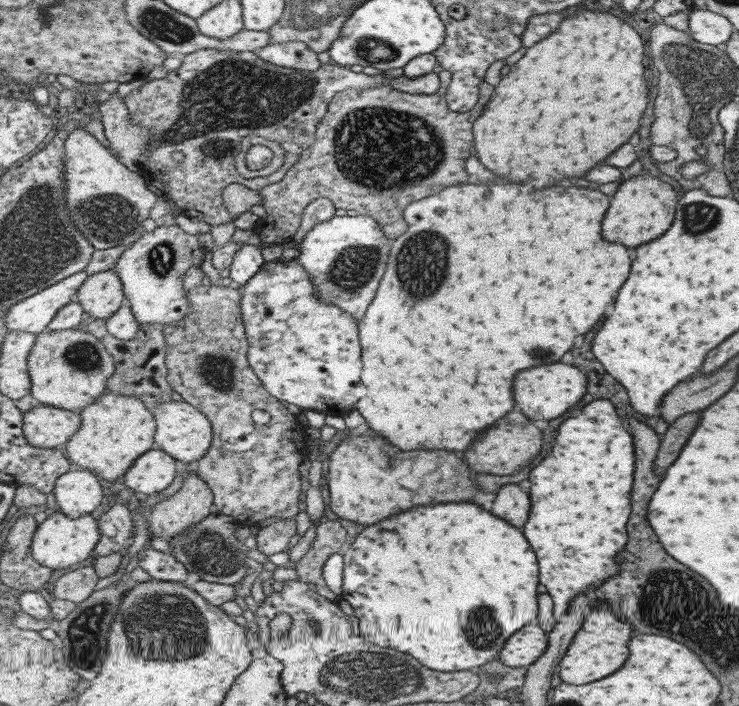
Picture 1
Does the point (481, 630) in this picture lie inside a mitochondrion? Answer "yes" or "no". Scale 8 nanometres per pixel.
yes

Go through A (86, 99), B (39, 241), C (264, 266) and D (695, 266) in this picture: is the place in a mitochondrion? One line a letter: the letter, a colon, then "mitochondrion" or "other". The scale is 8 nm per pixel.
A: other
B: mitochondrion
C: other
D: other

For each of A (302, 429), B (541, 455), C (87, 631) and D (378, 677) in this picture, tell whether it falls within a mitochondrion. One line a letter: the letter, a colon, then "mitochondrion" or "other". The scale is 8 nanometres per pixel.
A: other
B: other
C: mitochondrion
D: mitochondrion

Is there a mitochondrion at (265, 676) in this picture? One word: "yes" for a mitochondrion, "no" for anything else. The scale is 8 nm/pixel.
no

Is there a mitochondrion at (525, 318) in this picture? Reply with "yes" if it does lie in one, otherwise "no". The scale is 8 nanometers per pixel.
no

